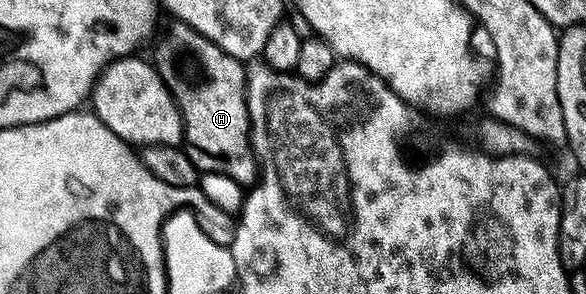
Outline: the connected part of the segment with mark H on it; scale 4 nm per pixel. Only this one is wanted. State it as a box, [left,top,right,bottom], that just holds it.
[152,22,259,185]

